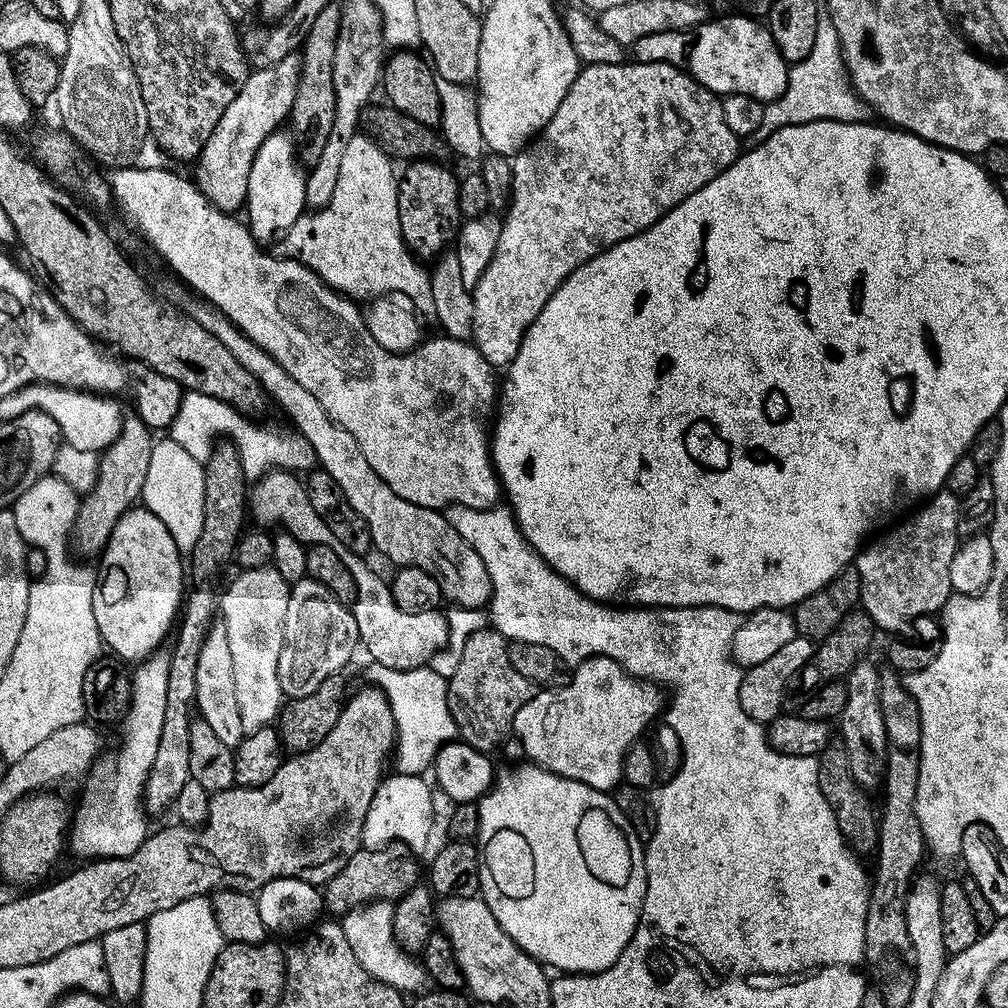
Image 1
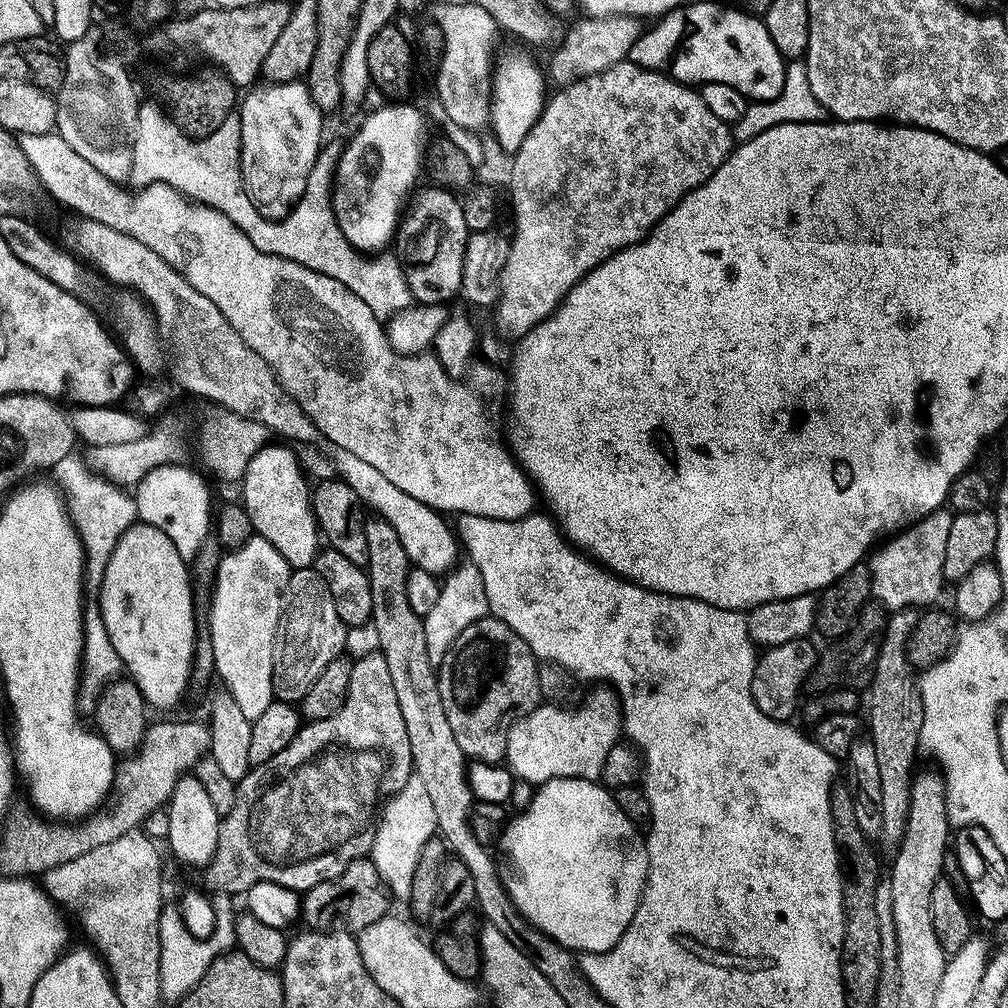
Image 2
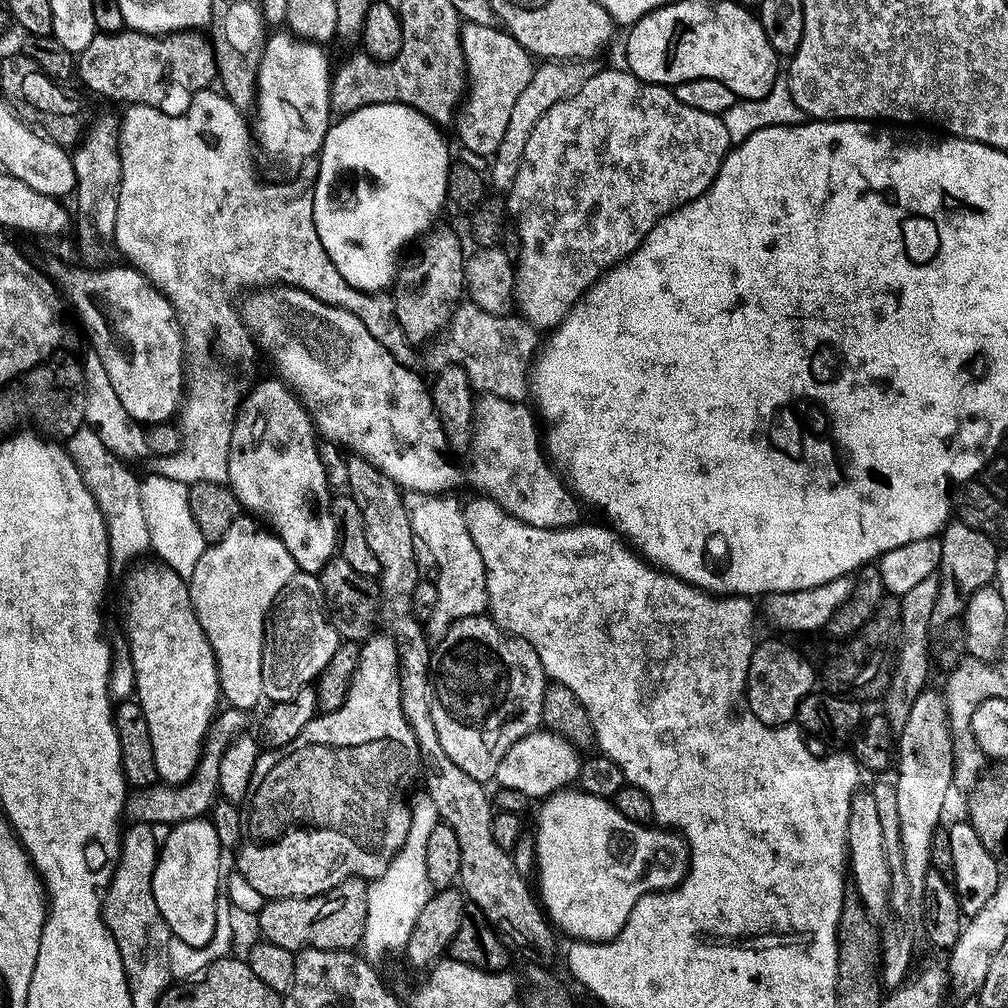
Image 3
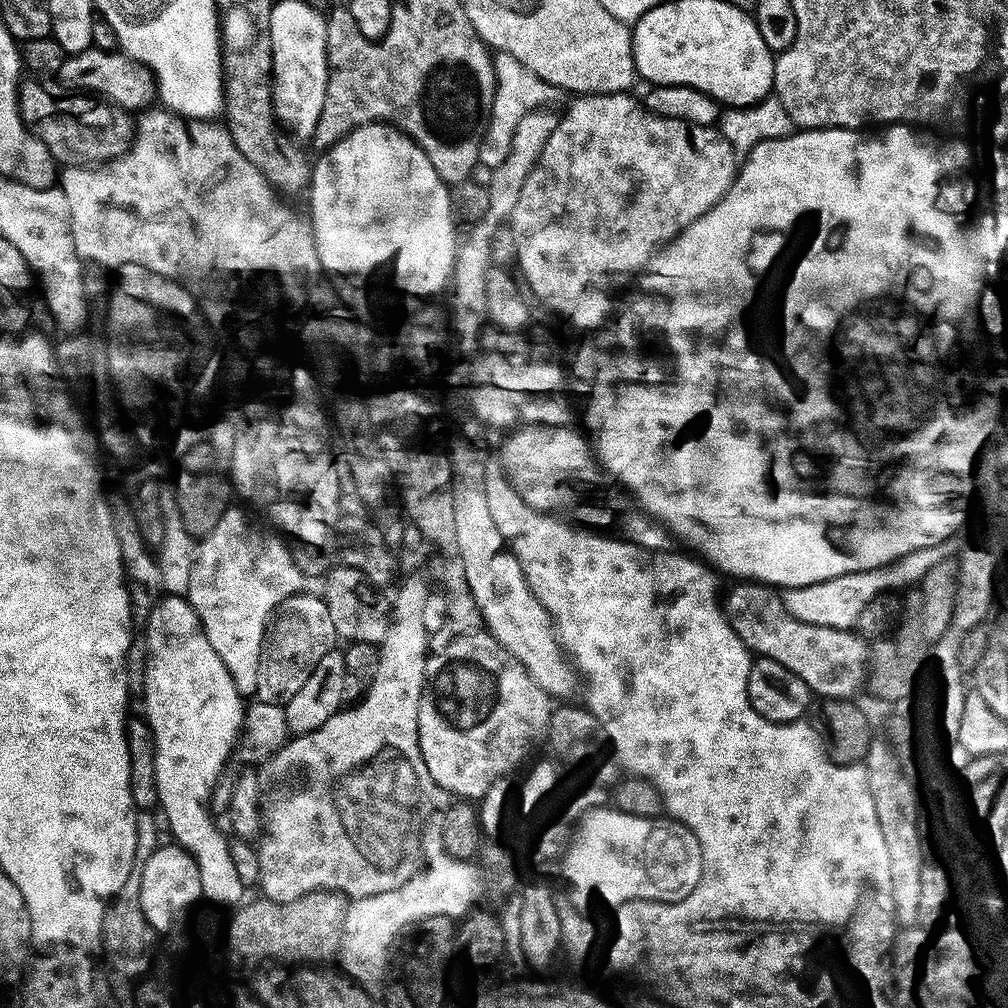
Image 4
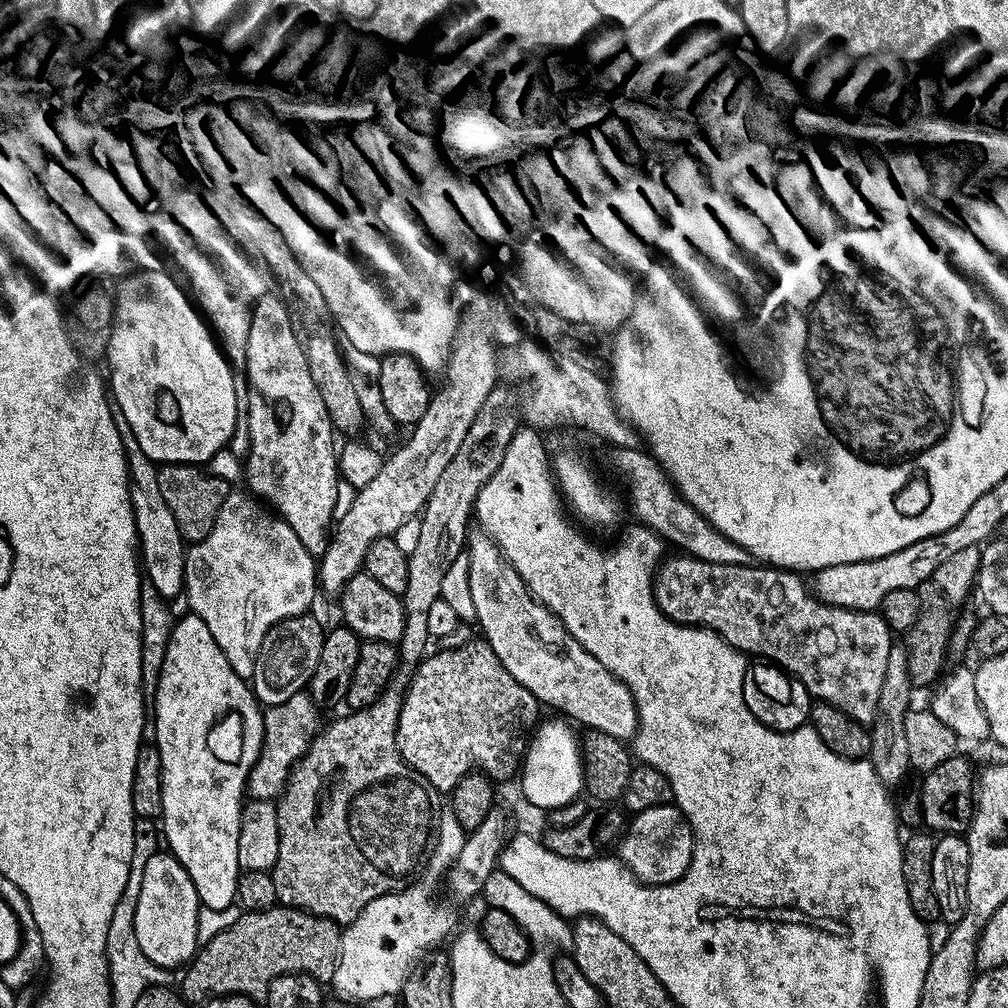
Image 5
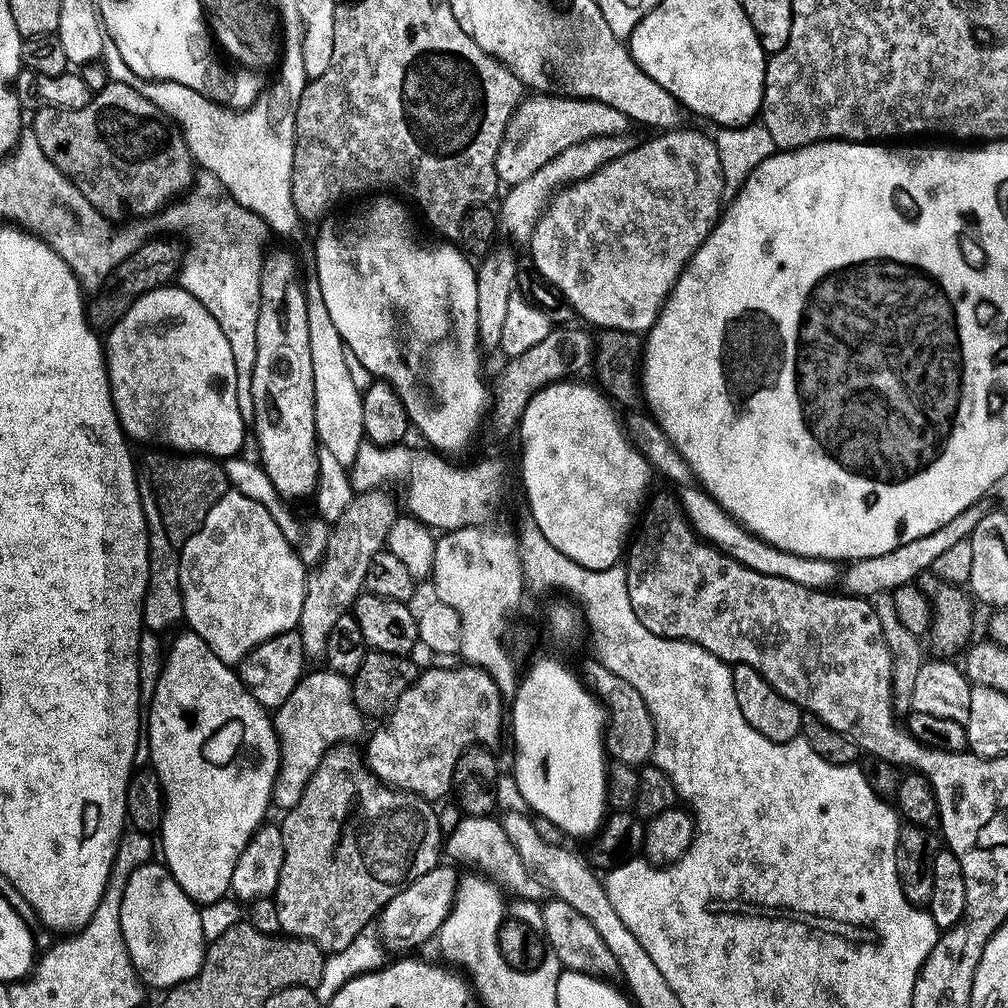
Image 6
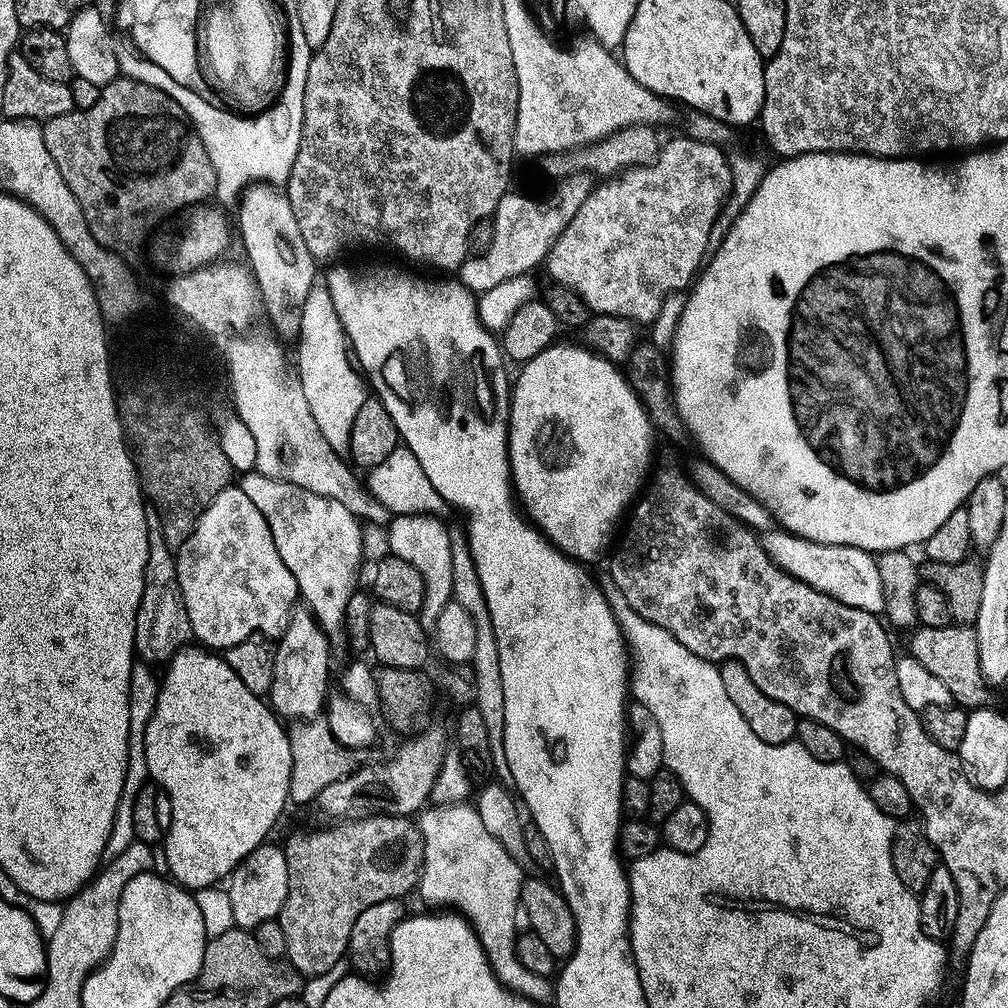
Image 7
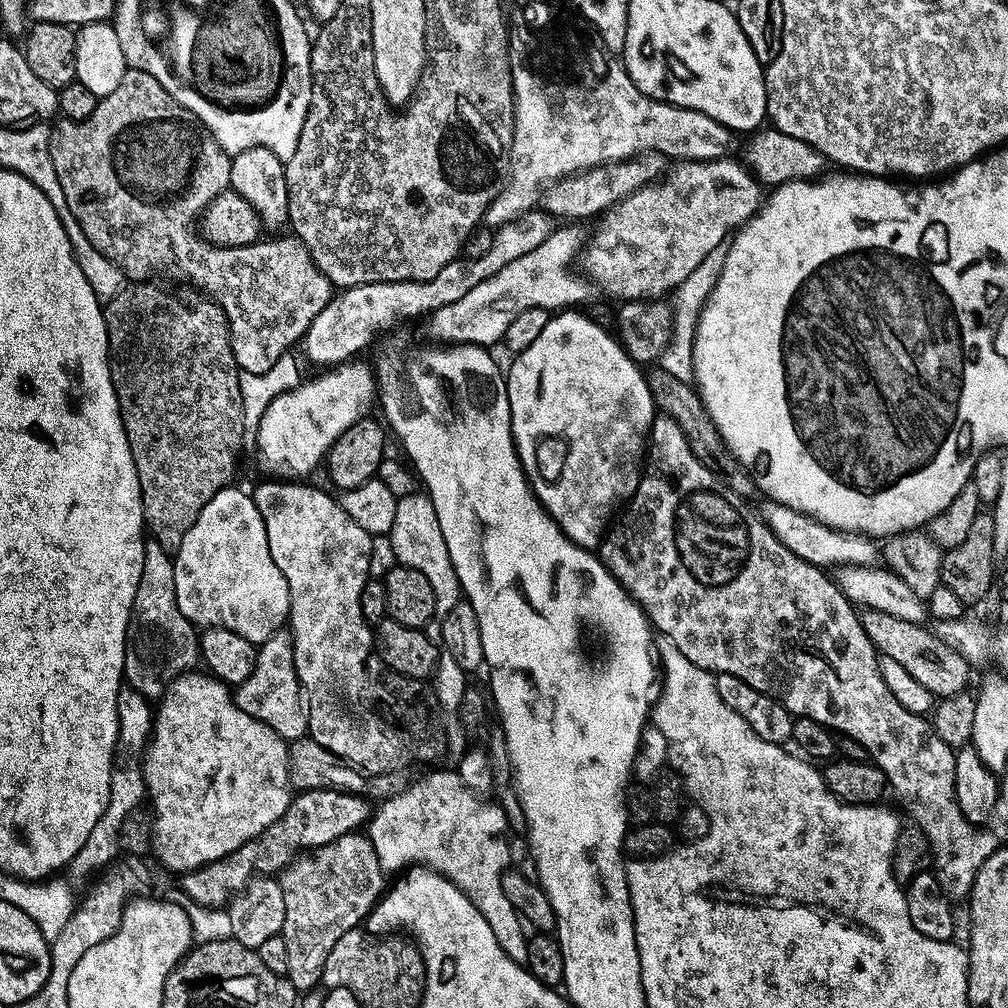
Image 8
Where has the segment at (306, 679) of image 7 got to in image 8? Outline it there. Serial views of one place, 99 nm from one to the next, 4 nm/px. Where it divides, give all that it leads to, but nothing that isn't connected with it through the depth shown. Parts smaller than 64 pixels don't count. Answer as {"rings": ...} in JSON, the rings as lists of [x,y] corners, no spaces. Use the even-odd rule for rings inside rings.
{"rings":[[[291,639],[265,640],[256,650],[256,664],[250,678],[235,689],[234,699],[246,714],[266,722],[281,738],[289,742],[305,739],[308,731],[308,710],[302,699],[300,679],[294,670]]]}

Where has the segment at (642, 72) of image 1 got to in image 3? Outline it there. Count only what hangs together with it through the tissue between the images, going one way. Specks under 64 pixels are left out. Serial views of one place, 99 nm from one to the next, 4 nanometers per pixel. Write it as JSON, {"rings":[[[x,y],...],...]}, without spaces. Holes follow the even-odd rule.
{"rings":[[[608,68],[605,72],[596,72],[587,77],[581,83],[580,87],[576,89],[575,92],[570,96],[564,97],[564,99],[559,100],[554,106],[550,106],[550,110],[546,110],[546,114],[542,114],[542,118],[538,118],[538,122],[534,126],[534,130],[530,130],[530,138],[526,141],[526,150],[522,154],[522,162],[520,163],[520,169],[518,170],[518,178],[514,178],[514,186],[512,187],[510,193],[510,212],[514,217],[516,215],[516,228],[520,231],[520,260],[518,256],[518,265],[516,269],[516,302],[515,307],[518,309],[519,315],[523,316],[525,320],[530,321],[537,330],[547,330],[555,329],[557,324],[562,323],[562,321],[568,317],[568,313],[572,311],[572,307],[577,304],[581,296],[588,291],[592,285],[600,281],[600,277],[612,269],[615,264],[621,264],[622,261],[631,256],[634,249],[640,247],[640,243],[646,238],[646,234],[652,229],[653,226],[657,224],[658,221],[664,216],[669,216],[670,213],[674,211],[675,208],[681,208],[683,204],[688,204],[694,198],[698,198],[704,191],[707,190],[709,186],[714,182],[714,178],[718,174],[718,170],[722,166],[724,157],[728,155],[730,151],[730,141],[728,135],[726,134],[726,126],[724,125],[723,119],[721,117],[715,116],[714,114],[706,114],[706,110],[694,110],[694,106],[686,106],[684,102],[678,102],[675,91],[671,87],[665,86],[663,84],[648,84],[644,80],[639,80],[639,78],[630,71],[621,70],[619,72],[616,68]],[[584,120],[596,120],[592,124],[592,132],[588,132],[588,124]]]}

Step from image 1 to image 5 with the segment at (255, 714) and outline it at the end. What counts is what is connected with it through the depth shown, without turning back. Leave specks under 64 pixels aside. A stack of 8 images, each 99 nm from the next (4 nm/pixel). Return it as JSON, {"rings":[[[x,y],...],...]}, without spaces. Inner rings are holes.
{"rings":[[[232,490],[229,491],[228,497],[222,502],[222,510],[218,510],[218,518],[214,522],[210,534],[206,534],[206,538],[195,541],[187,549],[183,592],[188,596],[191,611],[198,618],[202,618],[202,622],[206,622],[206,626],[210,626],[210,634],[214,634],[214,642],[218,642],[218,650],[222,650],[222,654],[226,654],[226,662],[230,662],[234,674],[248,678],[251,677],[254,670],[254,662],[258,650],[262,646],[262,638],[266,638],[270,629],[279,620],[285,620],[291,616],[303,616],[311,609],[308,607],[311,606],[316,592],[318,593],[318,564],[311,553],[308,552],[306,546],[298,540],[298,535],[291,529],[287,521],[281,519],[279,515],[273,514],[259,499],[253,498],[247,491],[236,492],[236,490]]]}

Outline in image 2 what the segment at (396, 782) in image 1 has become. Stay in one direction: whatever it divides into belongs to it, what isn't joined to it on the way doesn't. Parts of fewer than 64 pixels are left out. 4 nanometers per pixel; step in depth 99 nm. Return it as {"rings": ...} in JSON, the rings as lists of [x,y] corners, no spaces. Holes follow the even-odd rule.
{"rings":[[[415,778],[406,782],[406,786],[395,789],[393,796],[383,801],[382,811],[370,845],[370,859],[384,881],[387,891],[400,902],[407,901],[410,894],[410,882],[414,878],[414,866],[418,866],[418,854],[430,837],[437,835],[434,806],[426,794],[426,786]]]}

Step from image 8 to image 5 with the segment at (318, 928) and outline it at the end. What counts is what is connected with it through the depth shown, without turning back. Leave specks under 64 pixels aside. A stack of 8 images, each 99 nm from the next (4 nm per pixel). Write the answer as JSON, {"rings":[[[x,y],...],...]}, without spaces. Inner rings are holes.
{"rings":[[[396,686],[385,688],[369,708],[349,711],[349,716],[317,732],[304,757],[293,766],[284,791],[275,801],[278,862],[270,875],[276,899],[283,907],[313,912],[335,924],[347,926],[358,918],[367,904],[374,902],[374,898],[407,888],[415,877],[412,875],[416,867],[417,872],[421,867],[434,836],[438,812],[432,809],[433,793],[423,779],[414,775],[396,745],[401,707],[401,689]]]}

